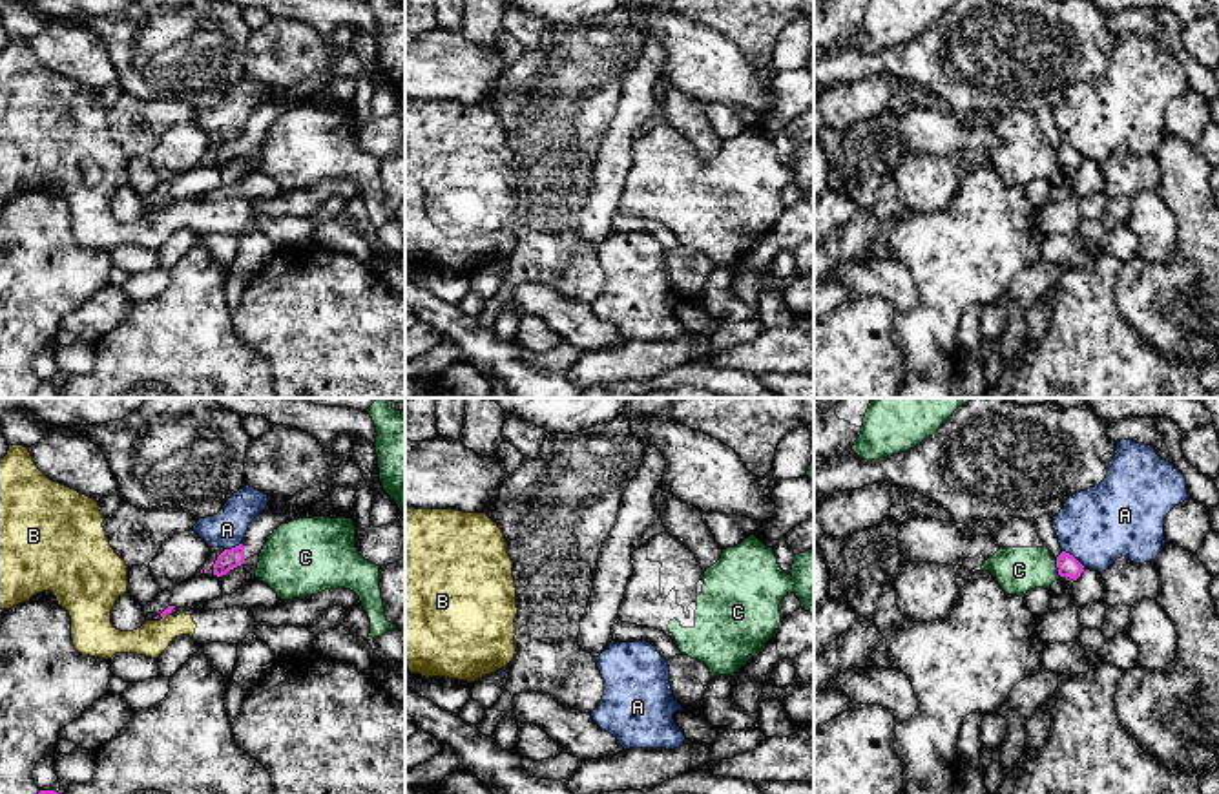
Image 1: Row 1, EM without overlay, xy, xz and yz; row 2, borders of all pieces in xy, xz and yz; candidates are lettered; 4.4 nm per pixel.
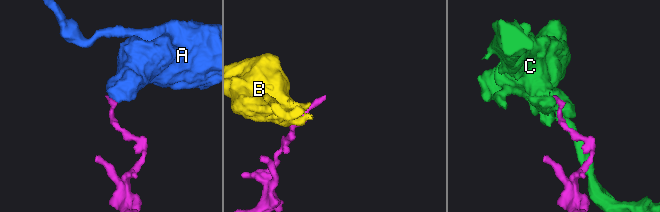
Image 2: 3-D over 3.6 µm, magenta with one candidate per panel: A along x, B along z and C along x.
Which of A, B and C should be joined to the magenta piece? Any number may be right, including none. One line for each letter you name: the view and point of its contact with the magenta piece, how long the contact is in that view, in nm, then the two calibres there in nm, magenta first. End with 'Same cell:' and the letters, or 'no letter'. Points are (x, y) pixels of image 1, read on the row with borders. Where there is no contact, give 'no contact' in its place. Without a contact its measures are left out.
Same cell: no letter

